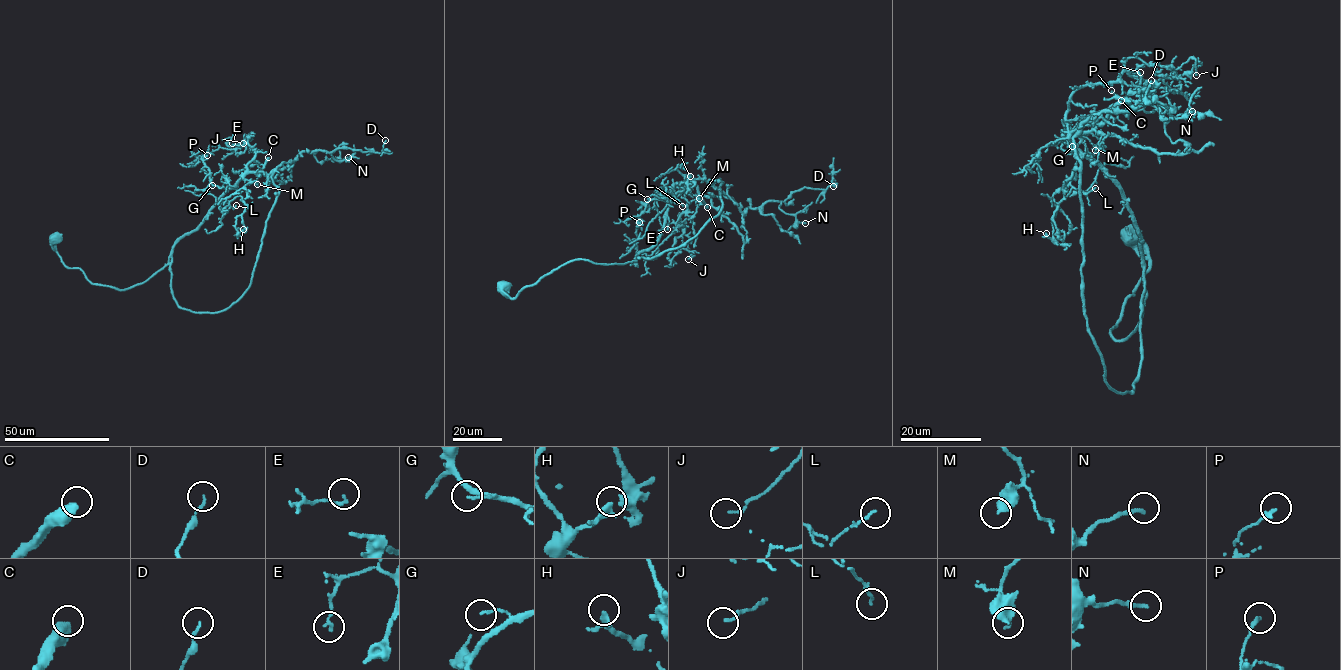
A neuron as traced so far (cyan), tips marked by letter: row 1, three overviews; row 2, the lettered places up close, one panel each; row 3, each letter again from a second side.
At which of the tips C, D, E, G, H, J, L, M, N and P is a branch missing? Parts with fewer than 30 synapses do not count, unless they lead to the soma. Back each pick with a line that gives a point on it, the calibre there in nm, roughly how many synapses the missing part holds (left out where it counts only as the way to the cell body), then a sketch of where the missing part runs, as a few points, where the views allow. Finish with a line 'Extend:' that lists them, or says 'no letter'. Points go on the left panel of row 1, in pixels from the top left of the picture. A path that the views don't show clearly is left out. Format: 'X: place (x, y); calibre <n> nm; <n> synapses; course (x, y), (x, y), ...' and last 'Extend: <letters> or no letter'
C: place (268, 157); calibre 550 nm; 250 synapses; course (268, 157), (289, 139), (333, 138)
Extend: C

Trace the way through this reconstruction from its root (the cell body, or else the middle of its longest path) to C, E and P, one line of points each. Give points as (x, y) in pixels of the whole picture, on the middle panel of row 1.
C: (502, 285), (514, 298), (574, 260), (636, 261), (658, 239), (675, 184), (690, 182), (707, 207)
E: (502, 285), (514, 298), (574, 260), (636, 261), (655, 243), (671, 188), (683, 183), (687, 210), (667, 229)
P: (502, 285), (514, 298), (574, 260), (636, 261), (658, 239), (667, 202), (642, 204), (639, 222)

